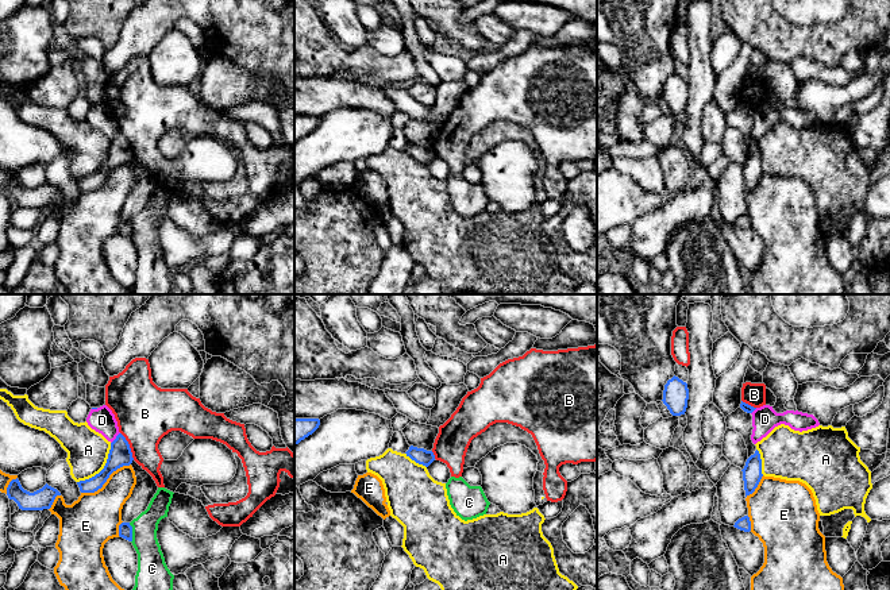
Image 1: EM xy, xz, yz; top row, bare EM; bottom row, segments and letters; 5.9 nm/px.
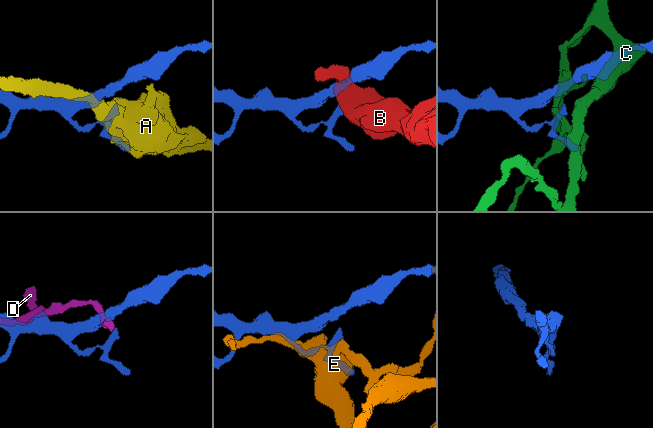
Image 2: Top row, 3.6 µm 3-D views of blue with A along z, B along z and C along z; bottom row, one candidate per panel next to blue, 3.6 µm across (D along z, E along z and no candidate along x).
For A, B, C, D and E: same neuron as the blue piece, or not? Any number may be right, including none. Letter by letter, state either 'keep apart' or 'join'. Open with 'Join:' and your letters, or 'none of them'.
Join: none of them
A: keep apart
B: keep apart
C: keep apart
D: keep apart
E: keep apart

